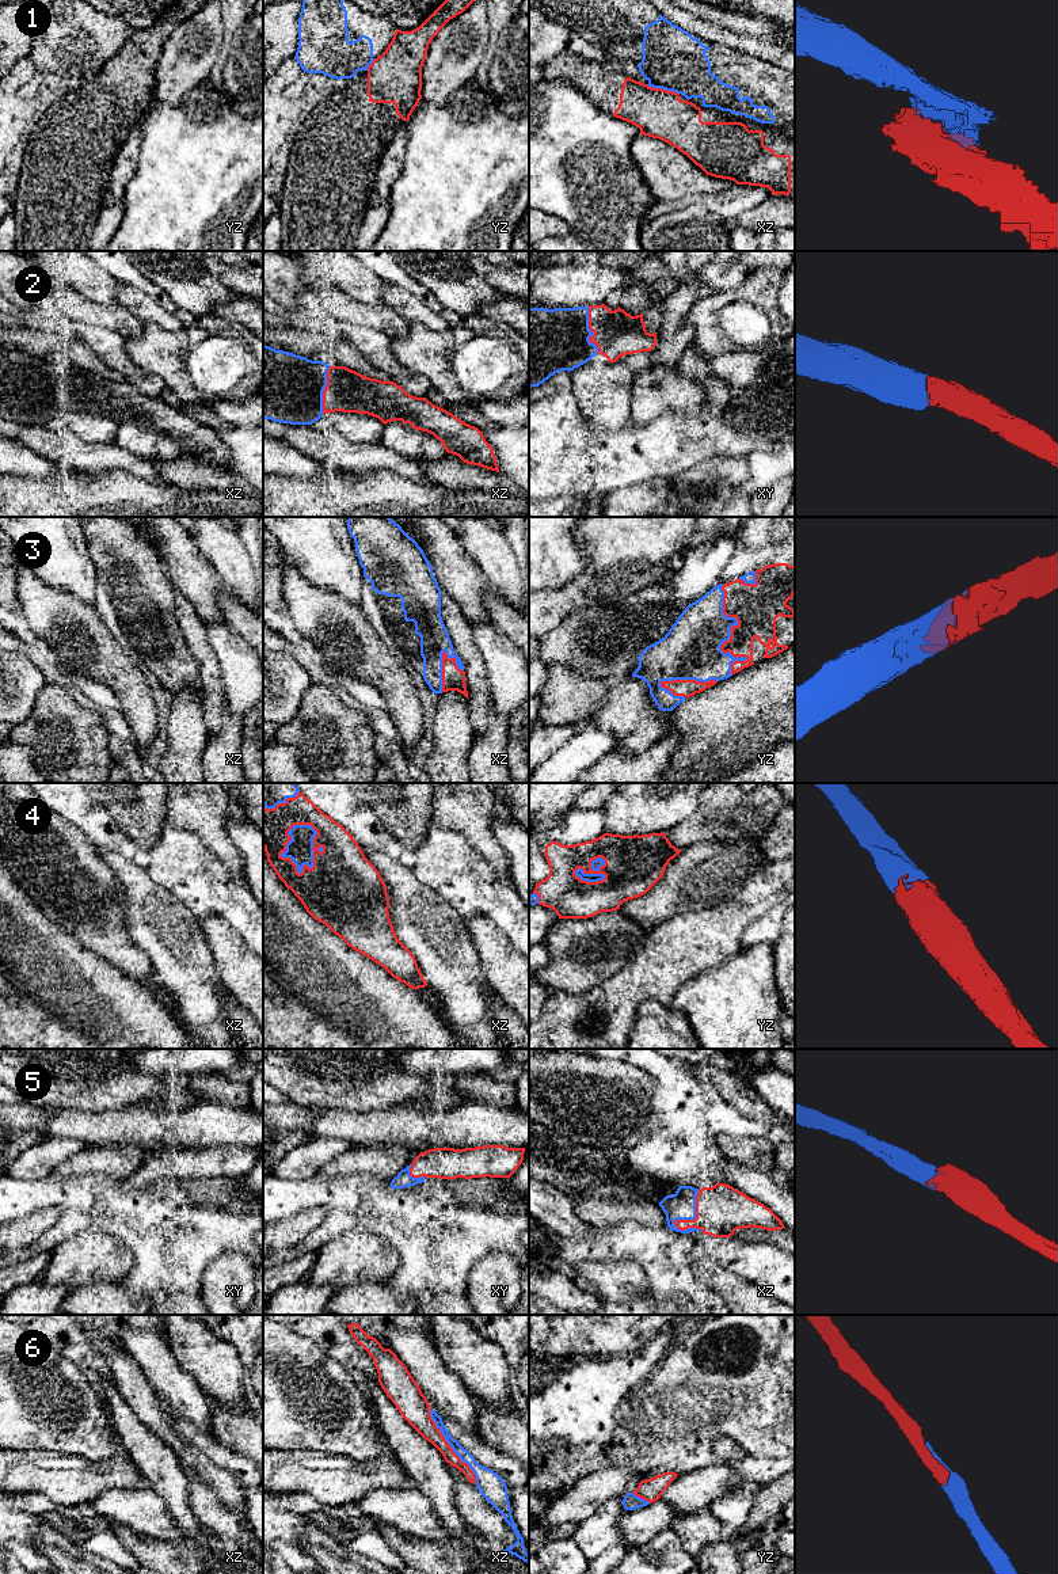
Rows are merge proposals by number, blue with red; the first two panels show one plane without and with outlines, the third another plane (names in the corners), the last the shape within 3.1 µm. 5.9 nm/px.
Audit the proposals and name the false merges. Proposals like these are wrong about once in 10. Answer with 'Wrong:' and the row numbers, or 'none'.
Wrong: 1

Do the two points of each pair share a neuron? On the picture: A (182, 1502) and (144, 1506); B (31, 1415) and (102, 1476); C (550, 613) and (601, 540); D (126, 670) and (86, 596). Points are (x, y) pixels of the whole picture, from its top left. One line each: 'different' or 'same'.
A: different
B: different
C: same
D: different

